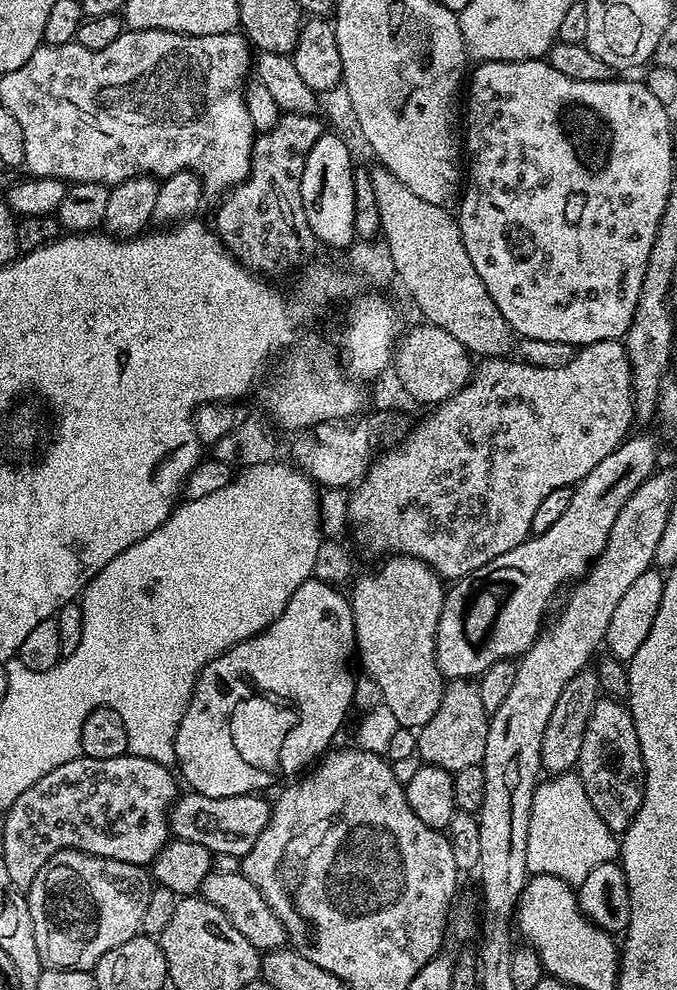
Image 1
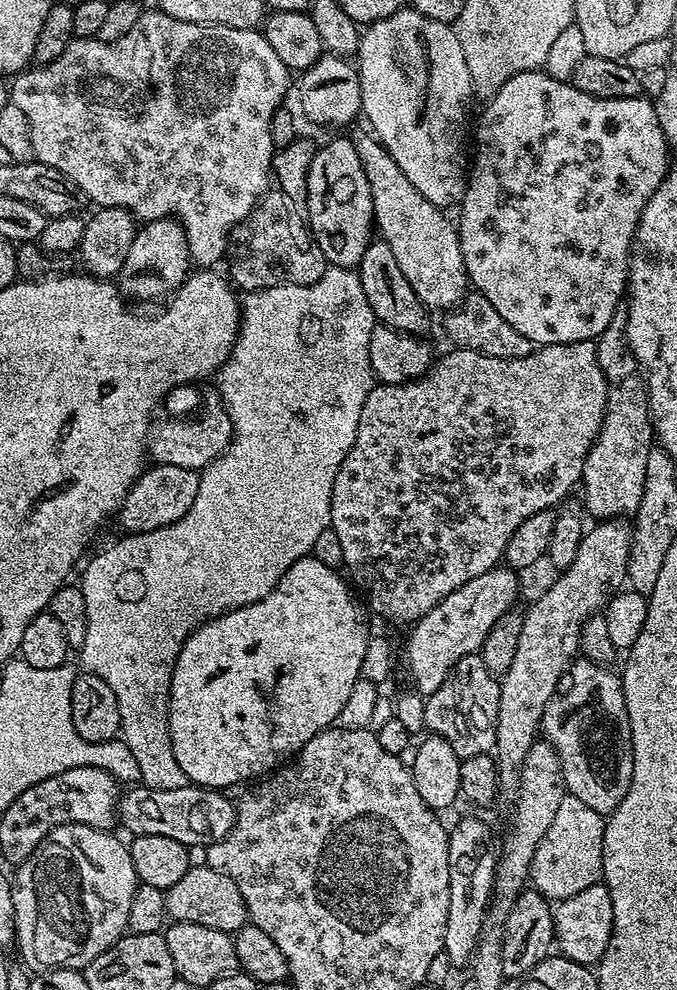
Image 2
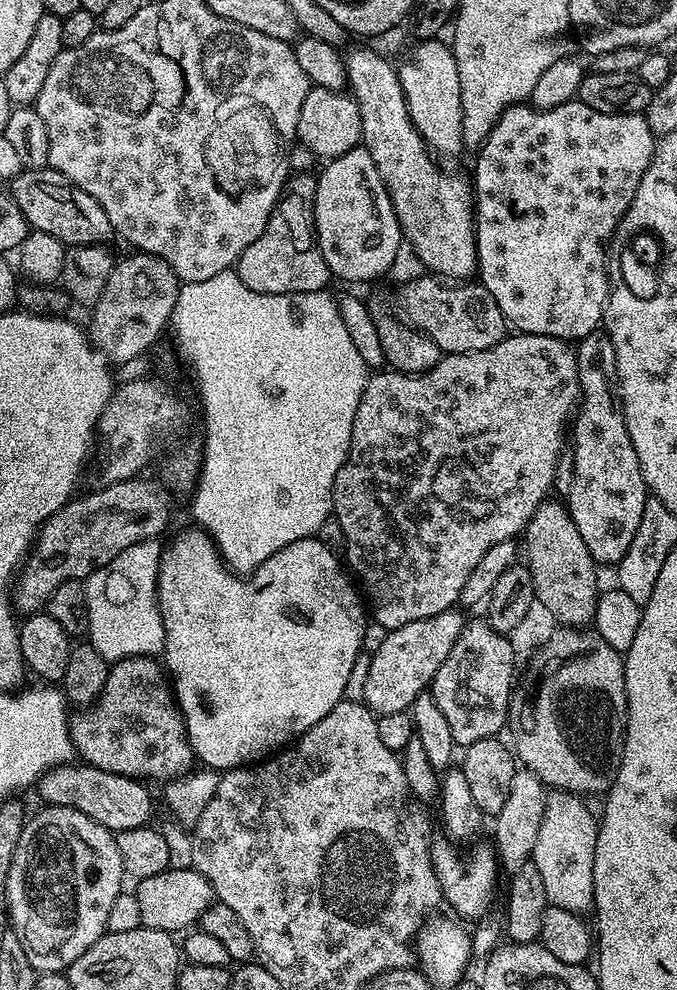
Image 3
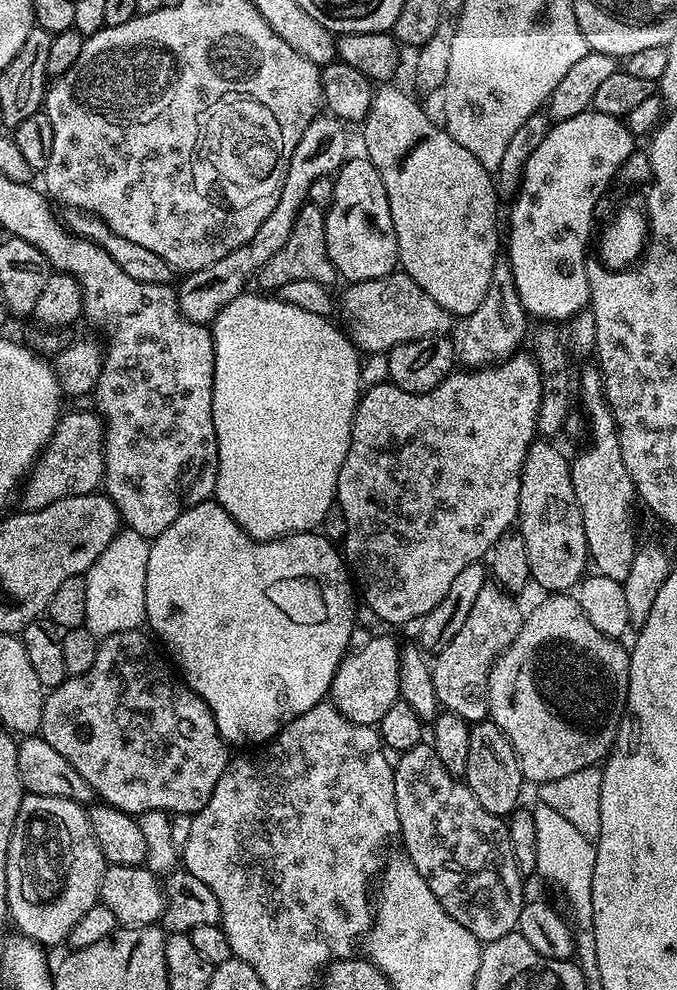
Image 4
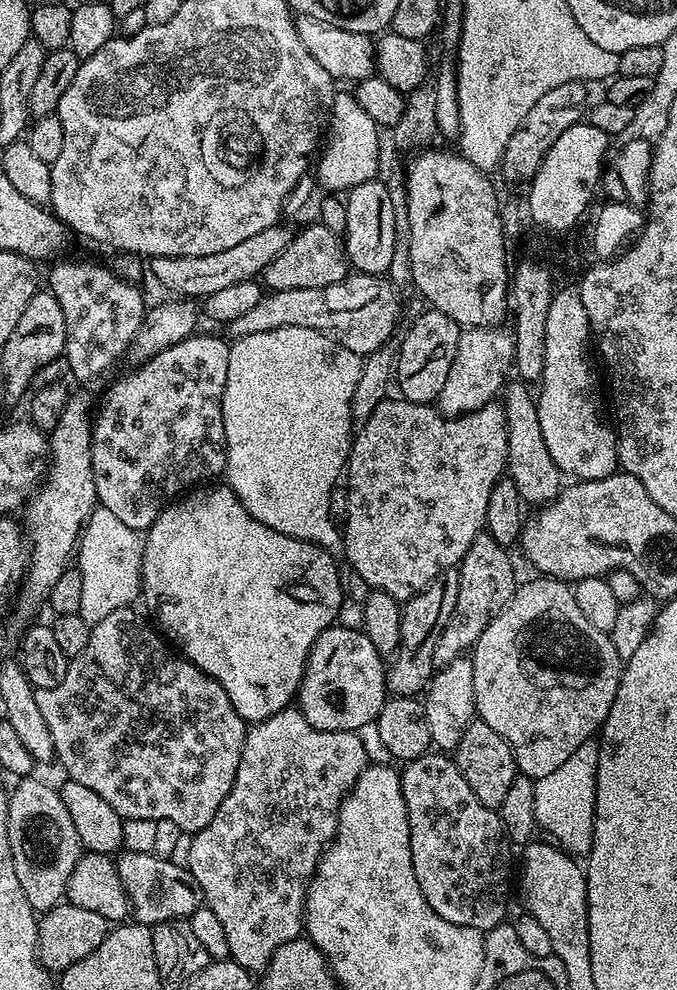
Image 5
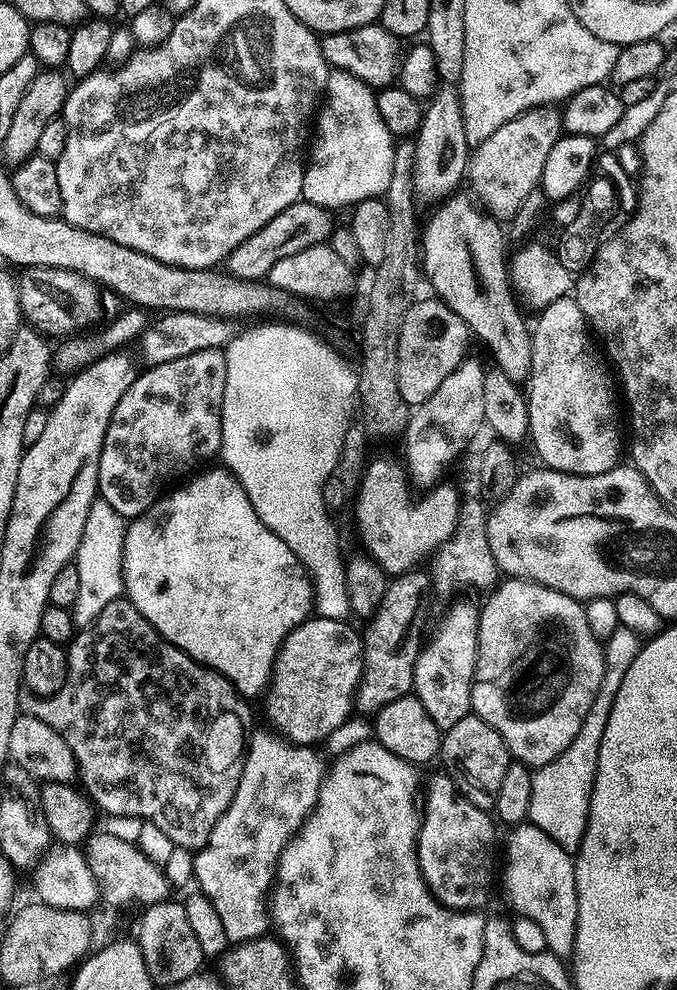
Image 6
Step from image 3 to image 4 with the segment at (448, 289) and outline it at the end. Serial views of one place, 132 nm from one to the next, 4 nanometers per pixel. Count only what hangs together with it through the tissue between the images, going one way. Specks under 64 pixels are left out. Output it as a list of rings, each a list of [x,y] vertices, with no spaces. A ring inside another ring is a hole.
[[[393,270],[382,278],[358,280],[347,287],[344,292],[346,332],[361,353],[387,354],[399,344],[447,333],[447,328],[454,323],[449,312],[442,310],[442,306],[438,306],[438,302],[434,302],[434,298],[402,270]]]

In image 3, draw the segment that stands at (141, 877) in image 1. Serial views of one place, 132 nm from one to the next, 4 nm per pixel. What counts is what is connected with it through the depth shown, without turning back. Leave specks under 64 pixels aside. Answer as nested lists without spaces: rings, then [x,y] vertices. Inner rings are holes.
[[[44,806],[41,809],[25,819],[18,850],[14,850],[14,862],[10,862],[12,875],[6,889],[8,916],[12,919],[11,931],[21,940],[30,966],[40,974],[63,973],[108,931],[110,905],[125,887],[126,877],[118,842],[109,828],[73,808]]]

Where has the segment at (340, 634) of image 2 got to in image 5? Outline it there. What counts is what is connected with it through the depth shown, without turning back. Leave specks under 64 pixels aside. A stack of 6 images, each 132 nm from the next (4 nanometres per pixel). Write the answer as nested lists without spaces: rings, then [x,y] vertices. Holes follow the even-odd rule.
[[[204,486],[199,490],[192,490],[187,493],[183,498],[177,499],[175,502],[168,505],[167,508],[161,512],[160,517],[152,523],[151,526],[146,529],[146,535],[142,540],[142,600],[143,603],[148,603],[152,607],[152,612],[156,615],[155,623],[158,625],[159,631],[163,633],[169,641],[177,640],[180,643],[179,651],[182,653],[184,659],[190,661],[194,666],[198,666],[203,670],[207,676],[214,678],[220,685],[226,690],[226,694],[230,698],[230,702],[234,706],[234,710],[238,712],[242,719],[246,722],[259,722],[270,718],[274,714],[278,714],[282,709],[289,707],[297,699],[300,683],[304,677],[304,665],[308,663],[308,655],[310,650],[314,646],[314,642],[320,637],[326,629],[333,627],[337,623],[336,615],[340,612],[340,607],[346,604],[346,597],[344,594],[344,588],[339,585],[339,567],[337,561],[332,561],[330,551],[320,548],[315,544],[308,544],[305,540],[293,540],[291,536],[287,536],[285,532],[275,532],[270,530],[268,524],[258,522],[258,518],[254,518],[246,510],[246,506],[242,506],[241,500],[232,493],[232,489],[227,486],[221,486],[221,488],[208,488],[212,486]]]

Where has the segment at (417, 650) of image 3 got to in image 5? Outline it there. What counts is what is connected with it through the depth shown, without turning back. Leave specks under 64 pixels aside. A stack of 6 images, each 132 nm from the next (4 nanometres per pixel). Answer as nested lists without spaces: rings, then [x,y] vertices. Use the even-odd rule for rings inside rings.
[[[333,626],[326,629],[316,639],[308,655],[308,663],[304,665],[304,677],[298,693],[300,713],[314,726],[323,732],[355,732],[359,733],[373,723],[380,715],[386,699],[386,660],[374,650],[374,642],[359,627],[340,628]]]

